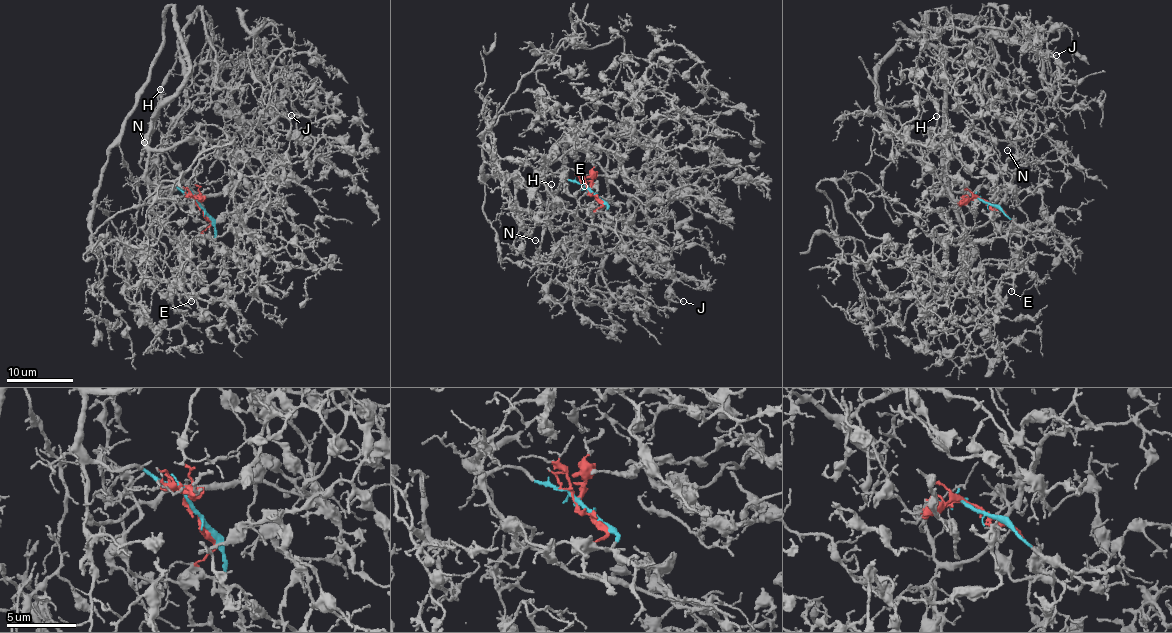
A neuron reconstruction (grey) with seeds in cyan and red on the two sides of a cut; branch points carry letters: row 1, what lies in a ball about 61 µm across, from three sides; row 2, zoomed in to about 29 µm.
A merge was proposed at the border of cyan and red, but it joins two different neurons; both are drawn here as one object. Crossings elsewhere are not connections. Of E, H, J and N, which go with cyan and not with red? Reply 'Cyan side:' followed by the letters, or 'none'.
Cyan side: H, N

